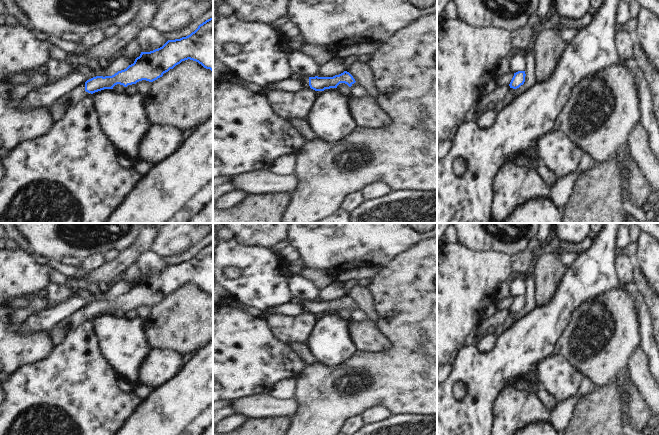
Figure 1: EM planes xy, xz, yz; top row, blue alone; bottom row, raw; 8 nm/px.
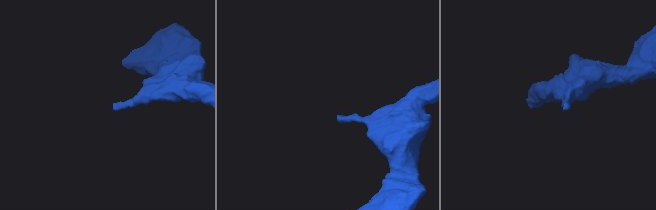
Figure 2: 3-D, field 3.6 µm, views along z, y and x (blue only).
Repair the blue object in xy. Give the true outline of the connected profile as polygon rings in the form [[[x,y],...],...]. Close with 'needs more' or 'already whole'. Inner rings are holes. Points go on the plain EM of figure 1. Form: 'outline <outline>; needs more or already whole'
outline [[[213,242],[200,248],[186,261],[168,264],[162,271],[141,276],[133,288],[112,300],[94,300],[60,319],[56,325],[67,331],[87,319],[117,308],[127,311],[139,305],[153,306],[185,284],[193,284],[213,296]]]; needs more

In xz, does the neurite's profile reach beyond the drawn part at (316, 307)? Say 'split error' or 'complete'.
split error

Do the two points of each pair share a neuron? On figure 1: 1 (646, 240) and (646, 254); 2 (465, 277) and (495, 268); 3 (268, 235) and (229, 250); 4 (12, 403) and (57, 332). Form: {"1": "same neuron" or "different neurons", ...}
{"1": "same neuron", "2": "same neuron", "3": "different neurons", "4": "different neurons"}

